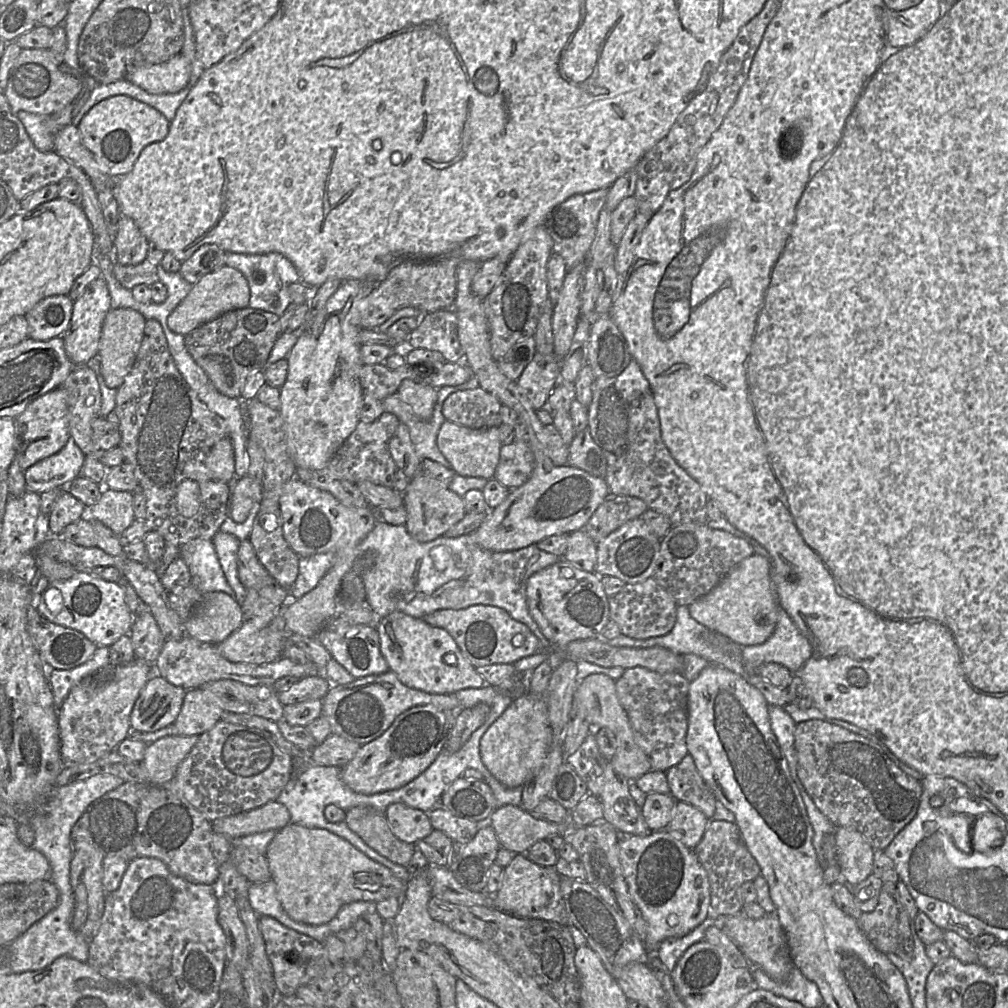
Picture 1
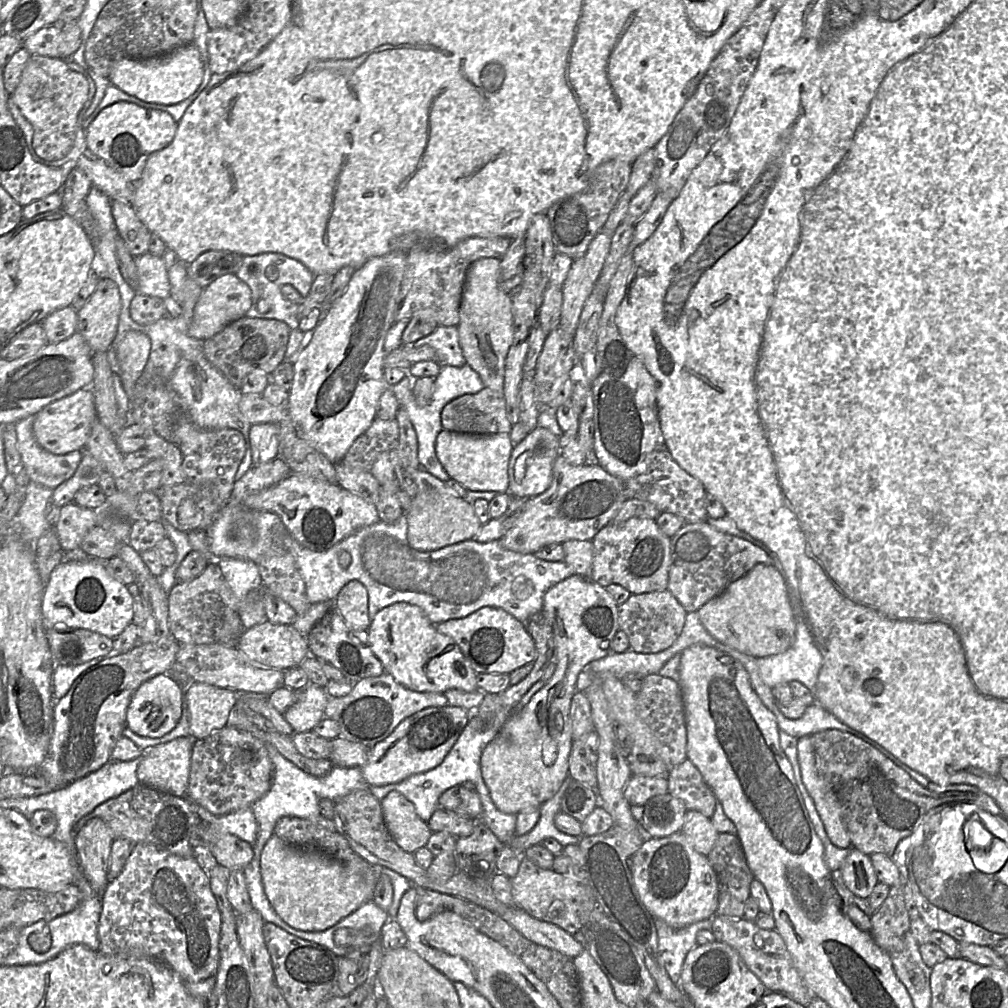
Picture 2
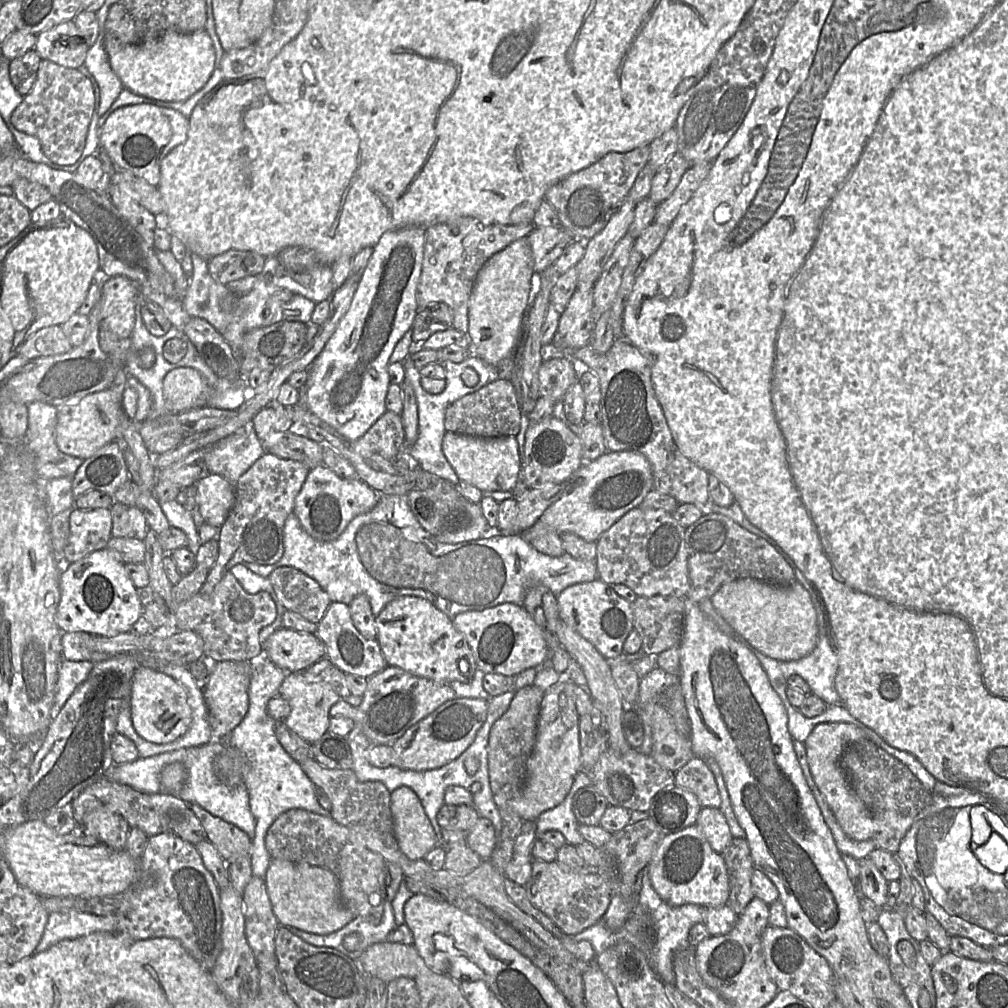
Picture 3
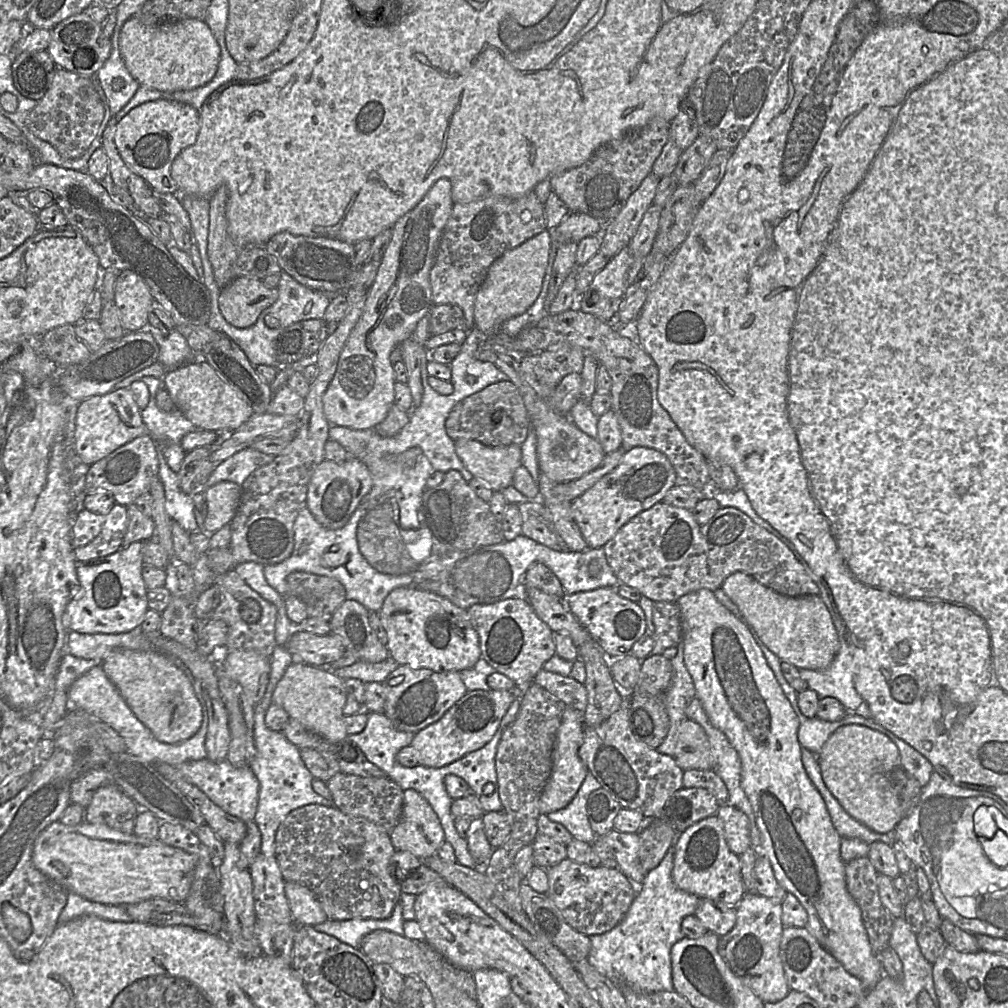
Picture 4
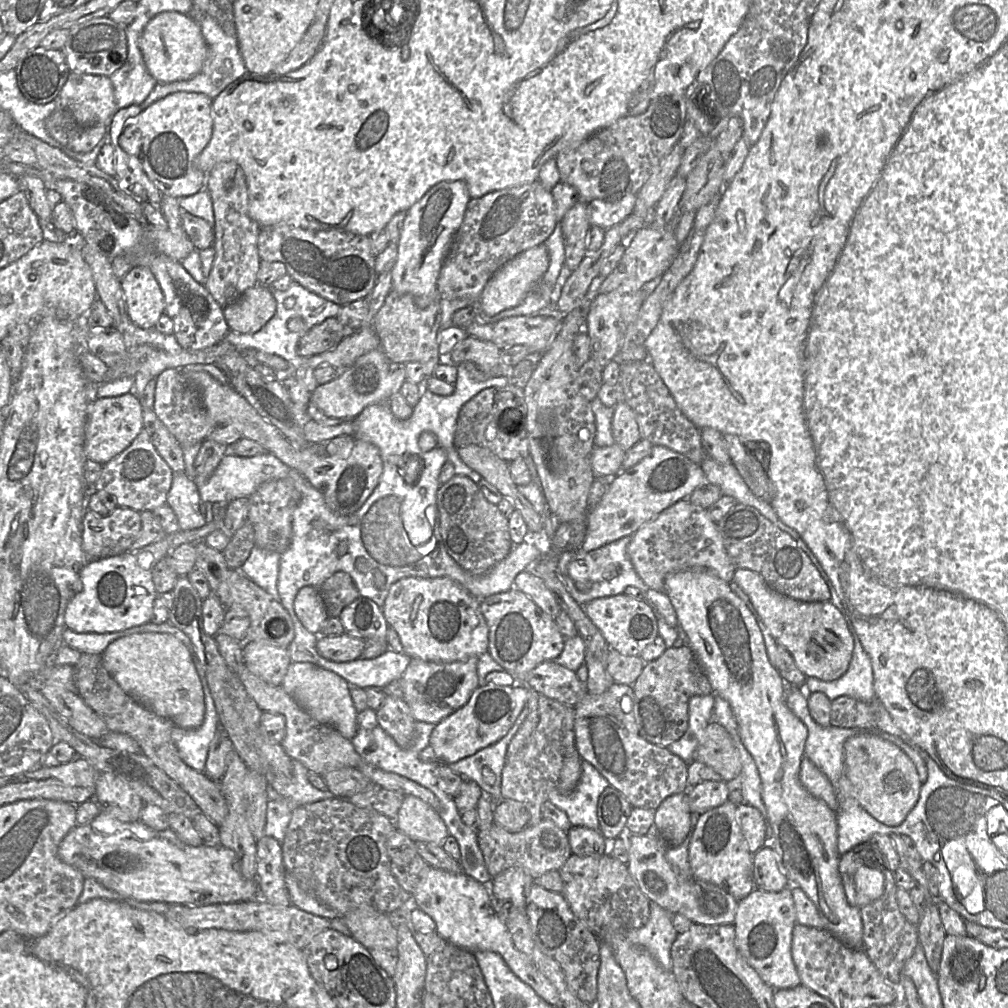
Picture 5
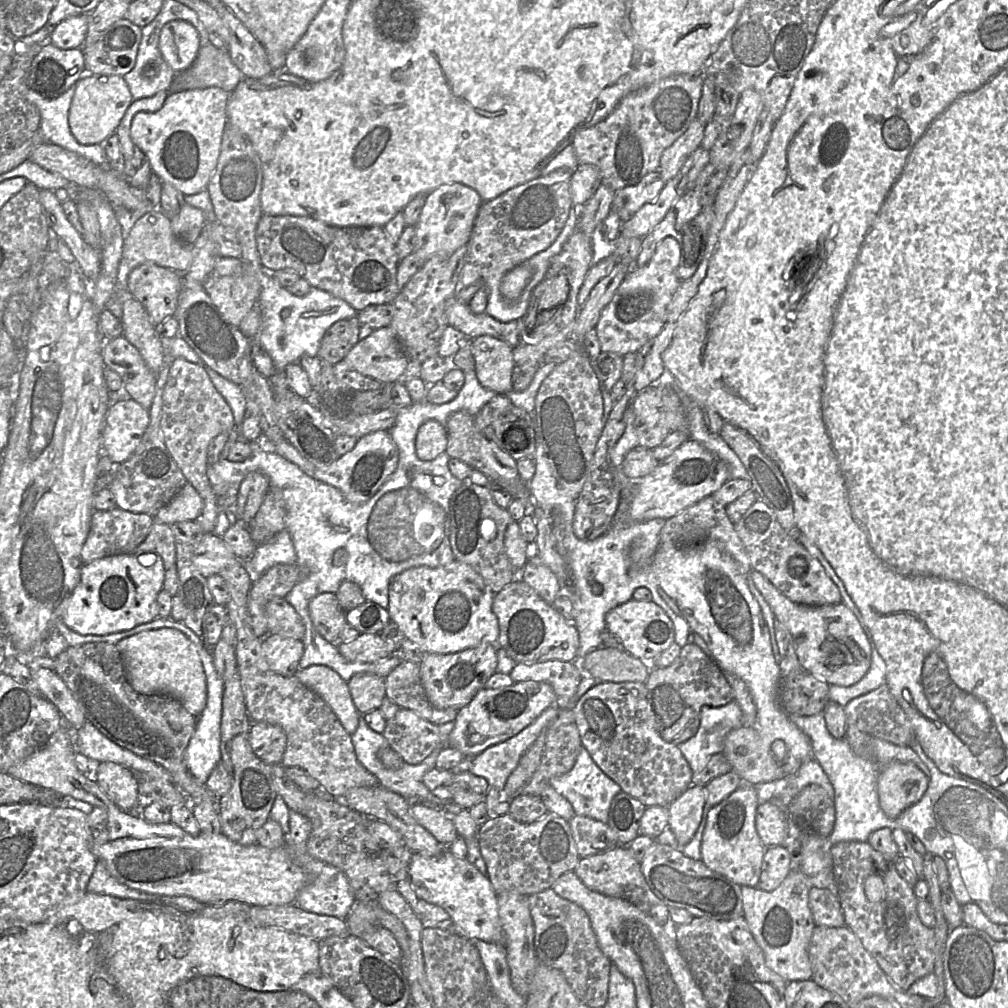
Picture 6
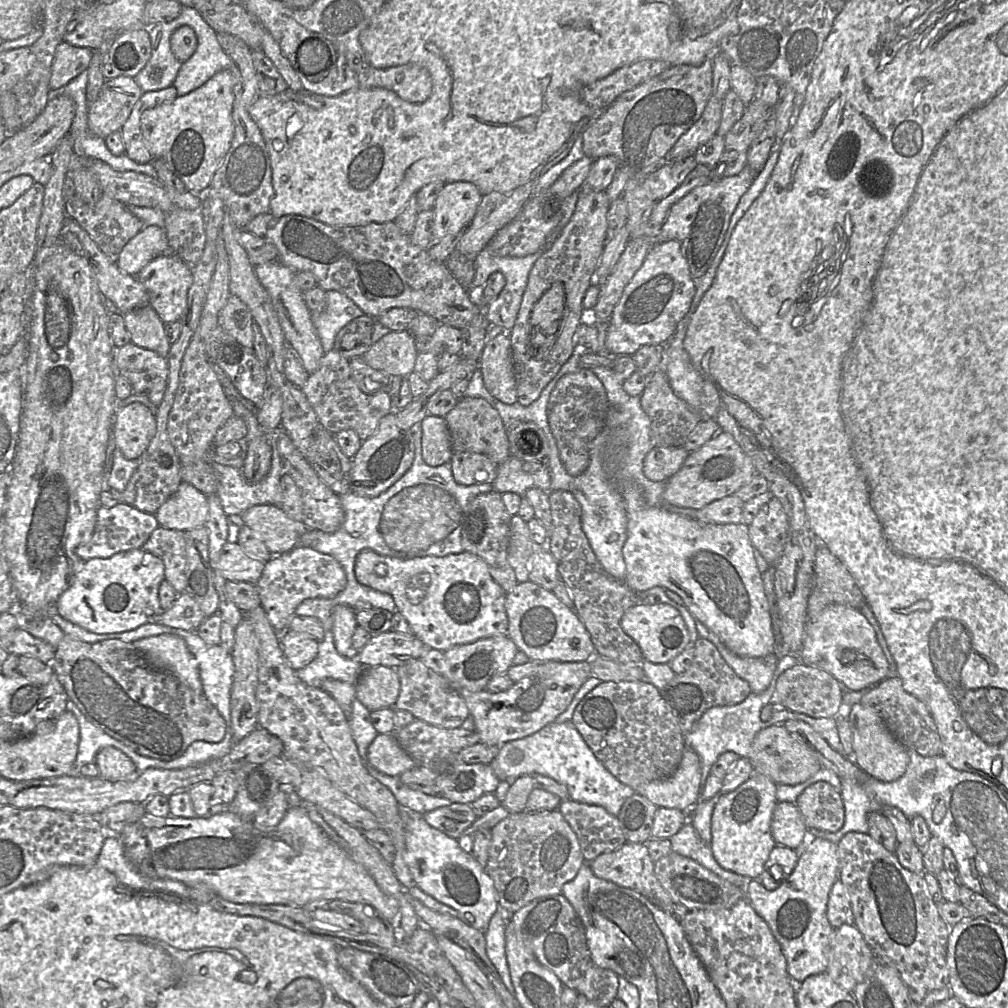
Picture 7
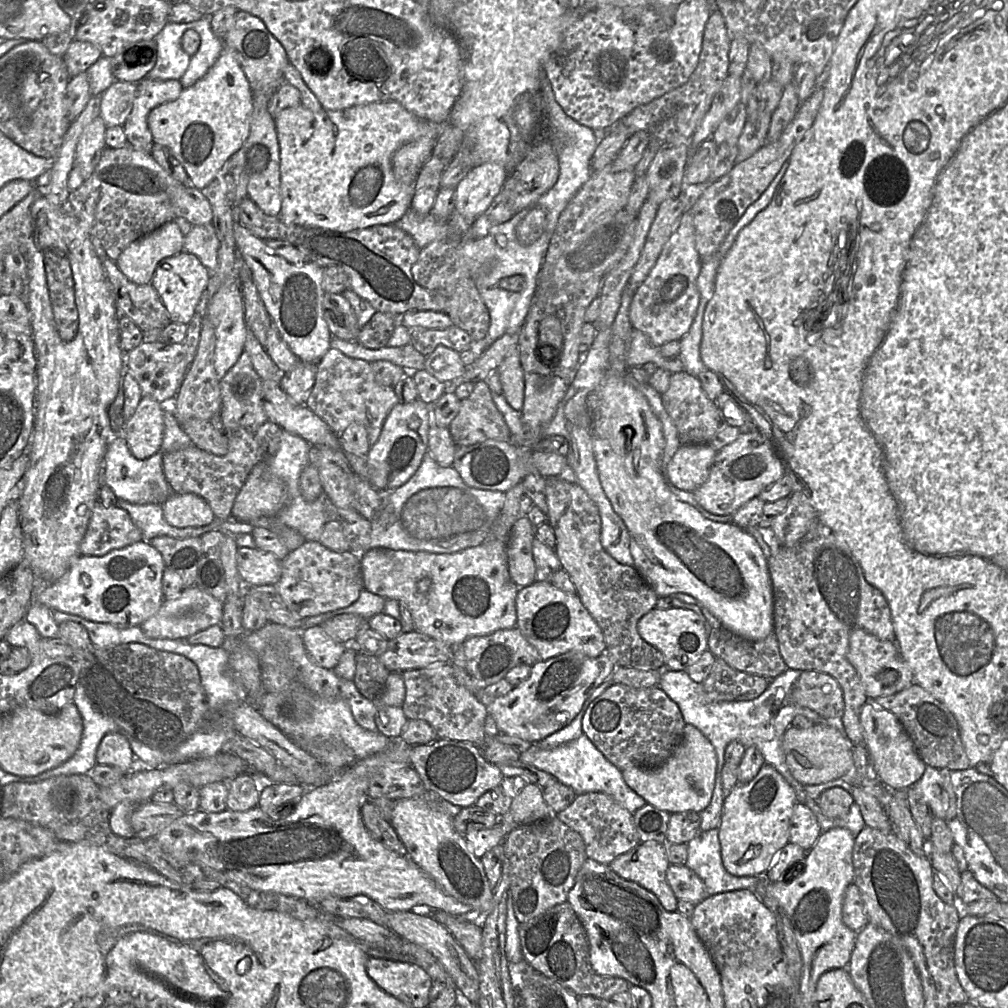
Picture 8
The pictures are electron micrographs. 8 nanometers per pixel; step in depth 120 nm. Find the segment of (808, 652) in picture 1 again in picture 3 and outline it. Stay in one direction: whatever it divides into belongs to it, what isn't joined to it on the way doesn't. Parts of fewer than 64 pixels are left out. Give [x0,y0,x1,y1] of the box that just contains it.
[780,624,841,705]

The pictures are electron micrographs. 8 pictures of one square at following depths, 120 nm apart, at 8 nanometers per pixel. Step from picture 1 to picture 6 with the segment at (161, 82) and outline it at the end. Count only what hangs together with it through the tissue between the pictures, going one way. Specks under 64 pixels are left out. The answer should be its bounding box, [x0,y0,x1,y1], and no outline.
[159,20,200,72]

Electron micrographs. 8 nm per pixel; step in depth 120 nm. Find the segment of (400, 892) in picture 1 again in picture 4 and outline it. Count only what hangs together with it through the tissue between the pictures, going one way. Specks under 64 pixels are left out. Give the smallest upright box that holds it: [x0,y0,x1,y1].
[284,881,328,925]

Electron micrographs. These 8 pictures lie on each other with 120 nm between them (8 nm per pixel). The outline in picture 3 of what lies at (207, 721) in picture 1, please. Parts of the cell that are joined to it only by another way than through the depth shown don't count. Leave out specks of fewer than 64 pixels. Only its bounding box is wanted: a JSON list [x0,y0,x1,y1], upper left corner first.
[202,660,253,739]

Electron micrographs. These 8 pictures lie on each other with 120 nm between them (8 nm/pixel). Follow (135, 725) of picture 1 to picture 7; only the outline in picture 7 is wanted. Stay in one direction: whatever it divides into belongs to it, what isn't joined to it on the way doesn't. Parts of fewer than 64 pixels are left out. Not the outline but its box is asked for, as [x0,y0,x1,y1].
[132,634,203,692]

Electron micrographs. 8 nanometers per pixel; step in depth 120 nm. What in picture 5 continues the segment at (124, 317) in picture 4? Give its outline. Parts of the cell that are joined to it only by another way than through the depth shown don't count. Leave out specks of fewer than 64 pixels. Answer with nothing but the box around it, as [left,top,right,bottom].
[122,266,165,329]

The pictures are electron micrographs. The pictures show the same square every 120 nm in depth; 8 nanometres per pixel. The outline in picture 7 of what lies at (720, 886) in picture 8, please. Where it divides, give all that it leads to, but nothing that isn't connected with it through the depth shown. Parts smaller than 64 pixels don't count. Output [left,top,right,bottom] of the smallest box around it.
[669,822,752,891]

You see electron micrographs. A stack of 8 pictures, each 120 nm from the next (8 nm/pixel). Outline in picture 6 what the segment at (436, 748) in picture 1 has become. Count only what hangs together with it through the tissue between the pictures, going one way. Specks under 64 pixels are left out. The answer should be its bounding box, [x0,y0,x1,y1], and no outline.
[447,682,557,758]

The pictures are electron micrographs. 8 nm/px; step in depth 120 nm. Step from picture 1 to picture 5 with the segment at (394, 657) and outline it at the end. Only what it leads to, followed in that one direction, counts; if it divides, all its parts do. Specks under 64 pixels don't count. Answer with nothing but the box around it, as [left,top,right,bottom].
[382,577,489,663]

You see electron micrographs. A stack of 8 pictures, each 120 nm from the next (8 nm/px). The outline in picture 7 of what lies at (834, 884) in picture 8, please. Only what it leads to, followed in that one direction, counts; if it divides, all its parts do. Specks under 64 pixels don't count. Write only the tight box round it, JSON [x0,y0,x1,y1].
[745,837,839,983]

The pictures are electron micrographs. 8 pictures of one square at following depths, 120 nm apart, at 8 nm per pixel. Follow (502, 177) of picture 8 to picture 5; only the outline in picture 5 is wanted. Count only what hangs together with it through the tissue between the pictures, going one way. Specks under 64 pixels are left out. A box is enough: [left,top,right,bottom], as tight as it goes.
[391,181,471,308]

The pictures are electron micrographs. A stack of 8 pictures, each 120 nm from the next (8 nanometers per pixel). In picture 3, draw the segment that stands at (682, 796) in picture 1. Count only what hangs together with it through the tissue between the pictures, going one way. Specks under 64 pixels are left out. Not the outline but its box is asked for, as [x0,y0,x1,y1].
[674,757,721,808]

